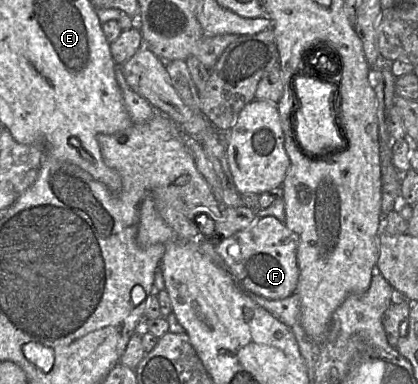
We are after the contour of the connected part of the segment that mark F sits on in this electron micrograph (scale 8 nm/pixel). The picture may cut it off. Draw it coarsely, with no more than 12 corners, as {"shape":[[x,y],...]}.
{"shape":[[273,216],[215,243],[245,290],[297,287],[299,235]]}

